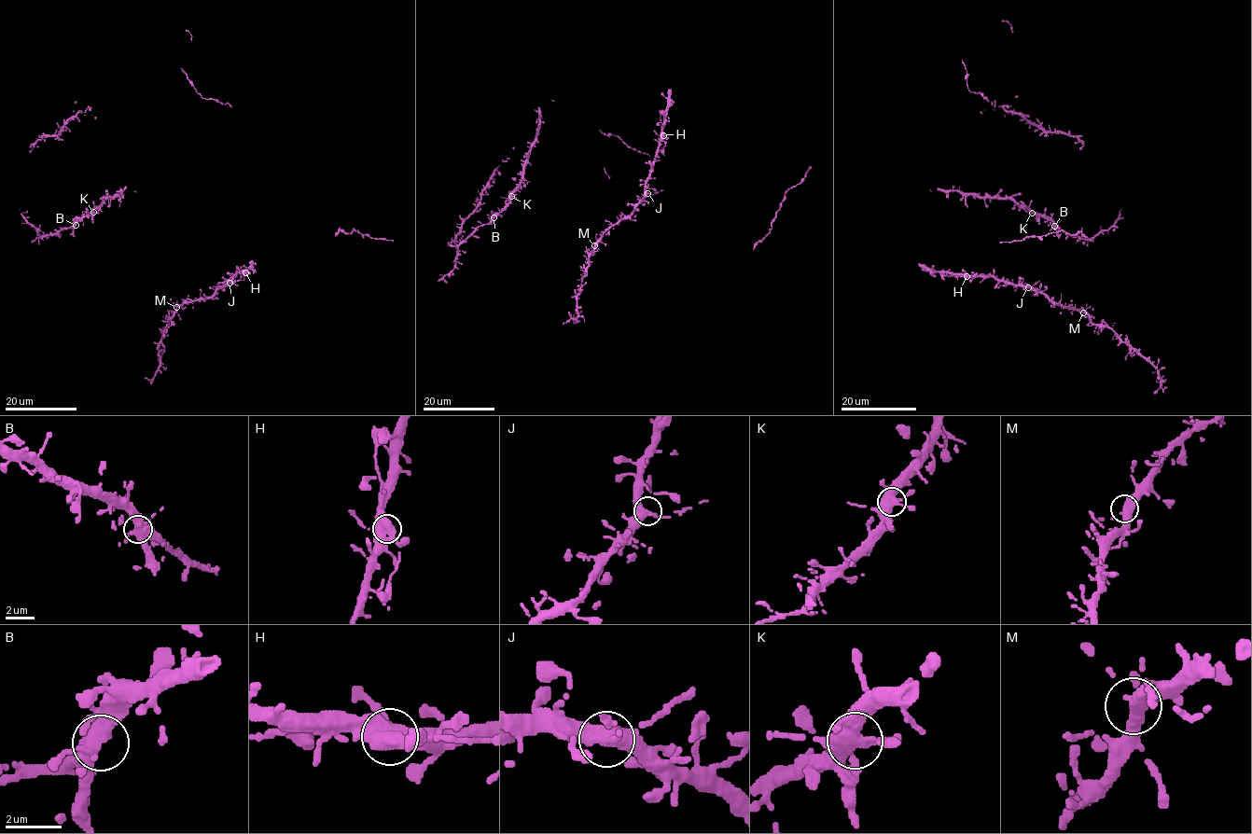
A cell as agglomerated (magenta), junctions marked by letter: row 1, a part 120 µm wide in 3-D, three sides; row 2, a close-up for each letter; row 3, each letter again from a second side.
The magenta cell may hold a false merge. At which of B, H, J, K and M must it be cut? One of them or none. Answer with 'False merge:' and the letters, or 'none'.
False merge: none

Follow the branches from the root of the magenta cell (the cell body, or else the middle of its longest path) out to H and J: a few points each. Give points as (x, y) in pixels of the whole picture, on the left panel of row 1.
H: (173, 302), (181, 305), (208, 298), (237, 272), (244, 272)
J: (173, 302), (181, 305), (208, 298), (229, 283)

